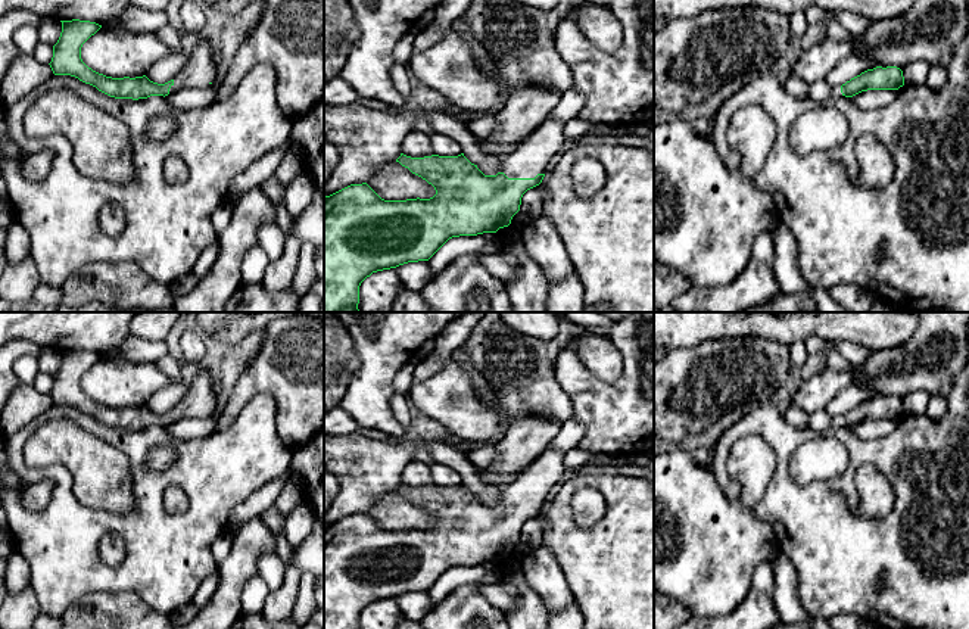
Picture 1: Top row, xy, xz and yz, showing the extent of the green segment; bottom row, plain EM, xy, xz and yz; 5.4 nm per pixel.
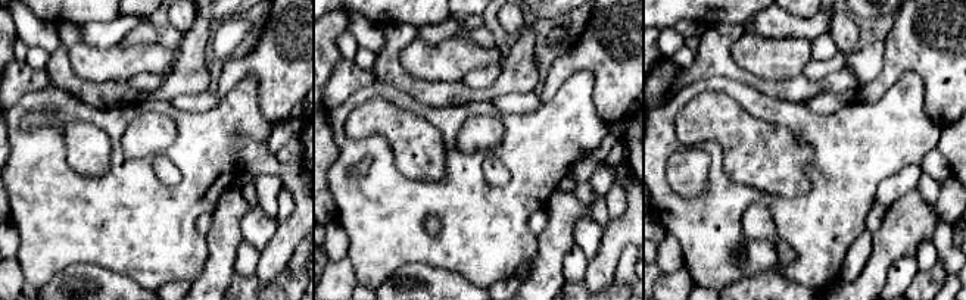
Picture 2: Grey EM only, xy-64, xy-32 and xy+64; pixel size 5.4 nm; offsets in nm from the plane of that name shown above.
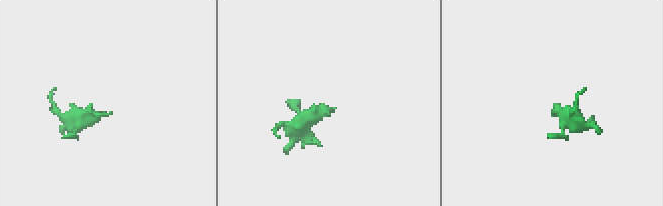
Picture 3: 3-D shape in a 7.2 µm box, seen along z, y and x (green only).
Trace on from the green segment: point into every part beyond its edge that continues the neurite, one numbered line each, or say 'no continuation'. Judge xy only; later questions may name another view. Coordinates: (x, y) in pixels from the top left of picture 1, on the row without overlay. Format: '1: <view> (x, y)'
1: xy (201, 399)

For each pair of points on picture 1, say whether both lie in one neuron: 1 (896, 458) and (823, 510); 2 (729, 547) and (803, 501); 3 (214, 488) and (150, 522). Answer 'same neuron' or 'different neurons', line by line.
1: same neuron
2: different neurons
3: same neuron

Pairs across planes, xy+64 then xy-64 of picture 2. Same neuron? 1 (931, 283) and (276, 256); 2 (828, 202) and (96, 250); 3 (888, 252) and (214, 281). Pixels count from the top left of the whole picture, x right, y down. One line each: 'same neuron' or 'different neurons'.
1: same neuron
2: same neuron
3: same neuron

